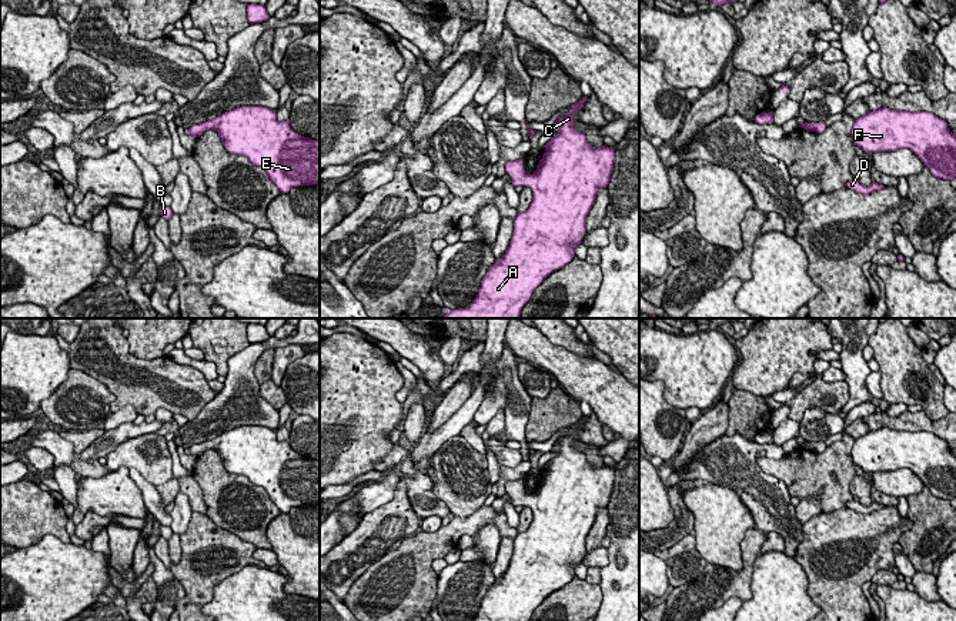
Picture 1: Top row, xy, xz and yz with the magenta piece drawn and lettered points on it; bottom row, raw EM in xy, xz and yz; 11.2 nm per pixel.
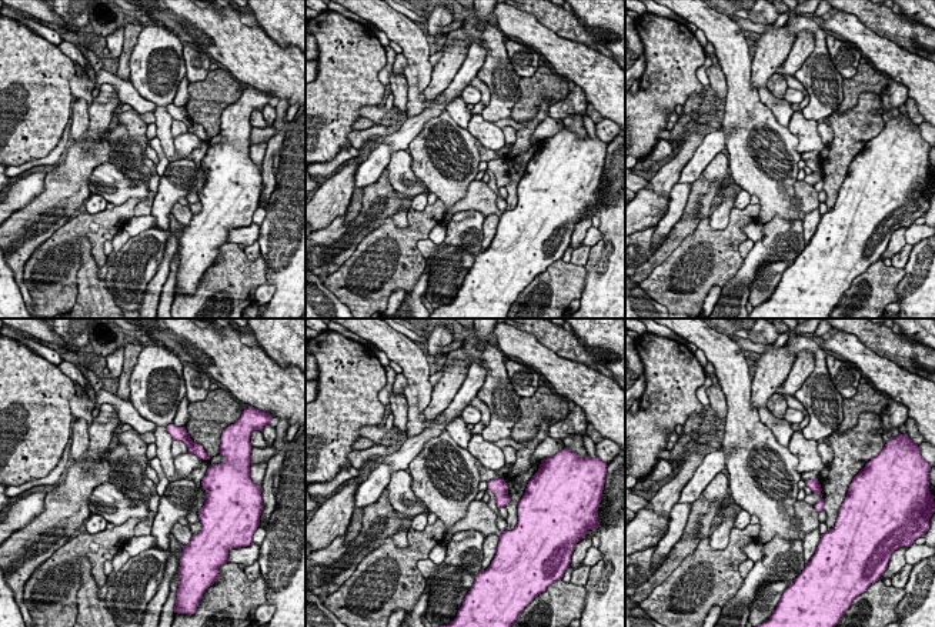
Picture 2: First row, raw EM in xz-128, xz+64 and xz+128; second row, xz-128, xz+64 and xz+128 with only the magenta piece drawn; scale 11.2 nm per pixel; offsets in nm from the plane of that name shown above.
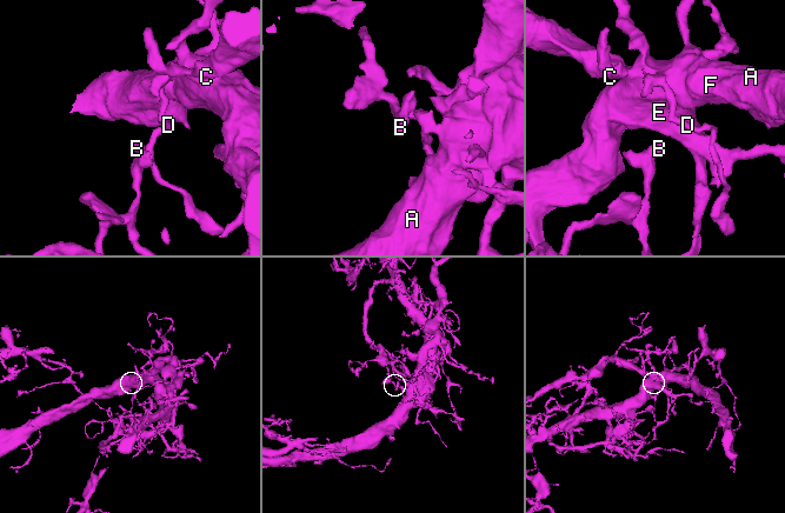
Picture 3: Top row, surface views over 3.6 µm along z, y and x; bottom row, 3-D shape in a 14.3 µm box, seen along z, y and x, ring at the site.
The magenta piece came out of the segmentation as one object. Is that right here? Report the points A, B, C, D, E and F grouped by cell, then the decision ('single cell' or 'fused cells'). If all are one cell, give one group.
groups A B C D E F; single cell

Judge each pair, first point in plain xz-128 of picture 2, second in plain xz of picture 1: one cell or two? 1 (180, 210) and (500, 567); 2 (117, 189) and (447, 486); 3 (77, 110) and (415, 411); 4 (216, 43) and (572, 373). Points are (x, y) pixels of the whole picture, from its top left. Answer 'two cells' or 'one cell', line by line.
1: two cells
2: two cells
3: one cell
4: one cell

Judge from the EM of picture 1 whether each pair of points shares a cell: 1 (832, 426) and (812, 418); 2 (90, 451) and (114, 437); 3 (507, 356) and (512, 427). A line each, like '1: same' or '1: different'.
1: same
2: same
3: same

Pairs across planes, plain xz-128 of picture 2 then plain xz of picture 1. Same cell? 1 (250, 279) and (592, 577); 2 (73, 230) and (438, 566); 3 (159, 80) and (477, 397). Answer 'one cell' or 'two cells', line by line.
1: two cells
2: two cells
3: two cells

